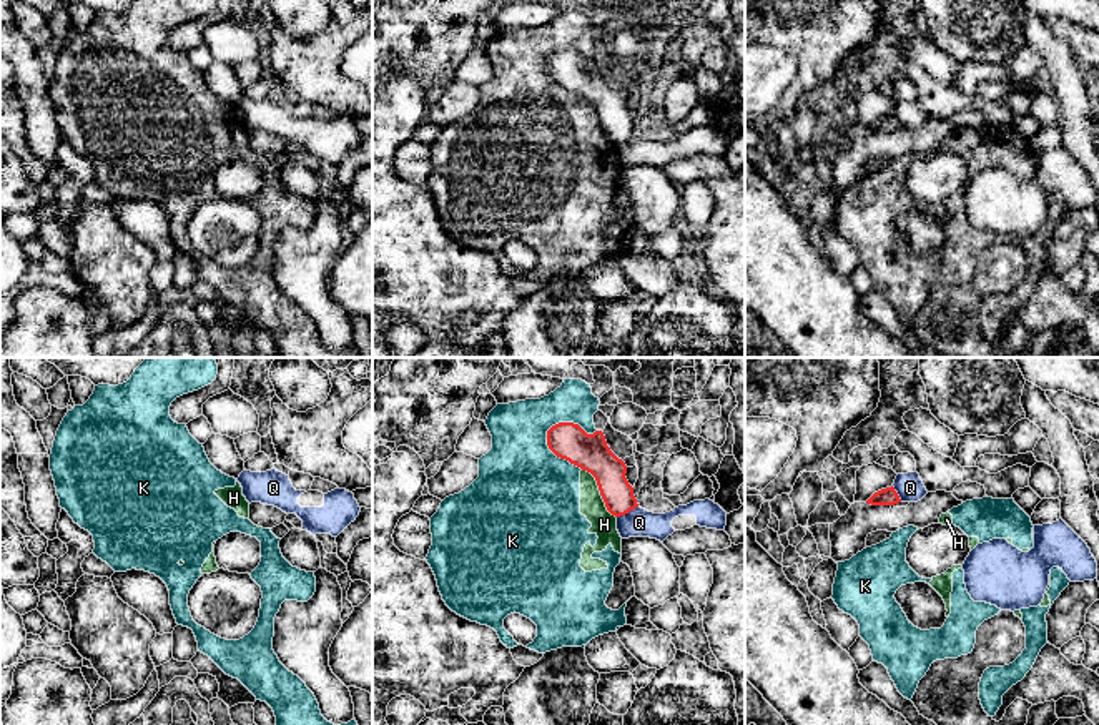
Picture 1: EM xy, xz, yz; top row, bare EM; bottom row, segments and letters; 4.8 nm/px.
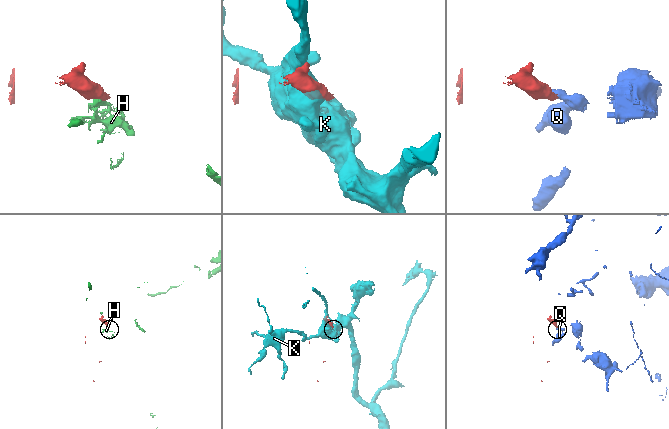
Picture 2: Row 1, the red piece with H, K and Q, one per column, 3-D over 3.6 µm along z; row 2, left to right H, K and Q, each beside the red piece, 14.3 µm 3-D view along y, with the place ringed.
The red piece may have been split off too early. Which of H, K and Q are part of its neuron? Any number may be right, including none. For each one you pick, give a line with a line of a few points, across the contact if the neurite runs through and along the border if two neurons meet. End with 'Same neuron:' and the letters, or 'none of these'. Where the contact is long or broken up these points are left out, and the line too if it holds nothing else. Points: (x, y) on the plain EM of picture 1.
Same neuron: none of these

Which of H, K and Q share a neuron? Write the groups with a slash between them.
H K / Q

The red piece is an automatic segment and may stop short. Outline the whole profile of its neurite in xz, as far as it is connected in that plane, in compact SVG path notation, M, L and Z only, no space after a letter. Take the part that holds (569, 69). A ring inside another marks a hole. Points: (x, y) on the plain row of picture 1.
M559 50L547 58L547 73L557 85L595 105L612 143L620 145L638 135L625 105L627 93L610 78L602 58L587 62L579 52Z

